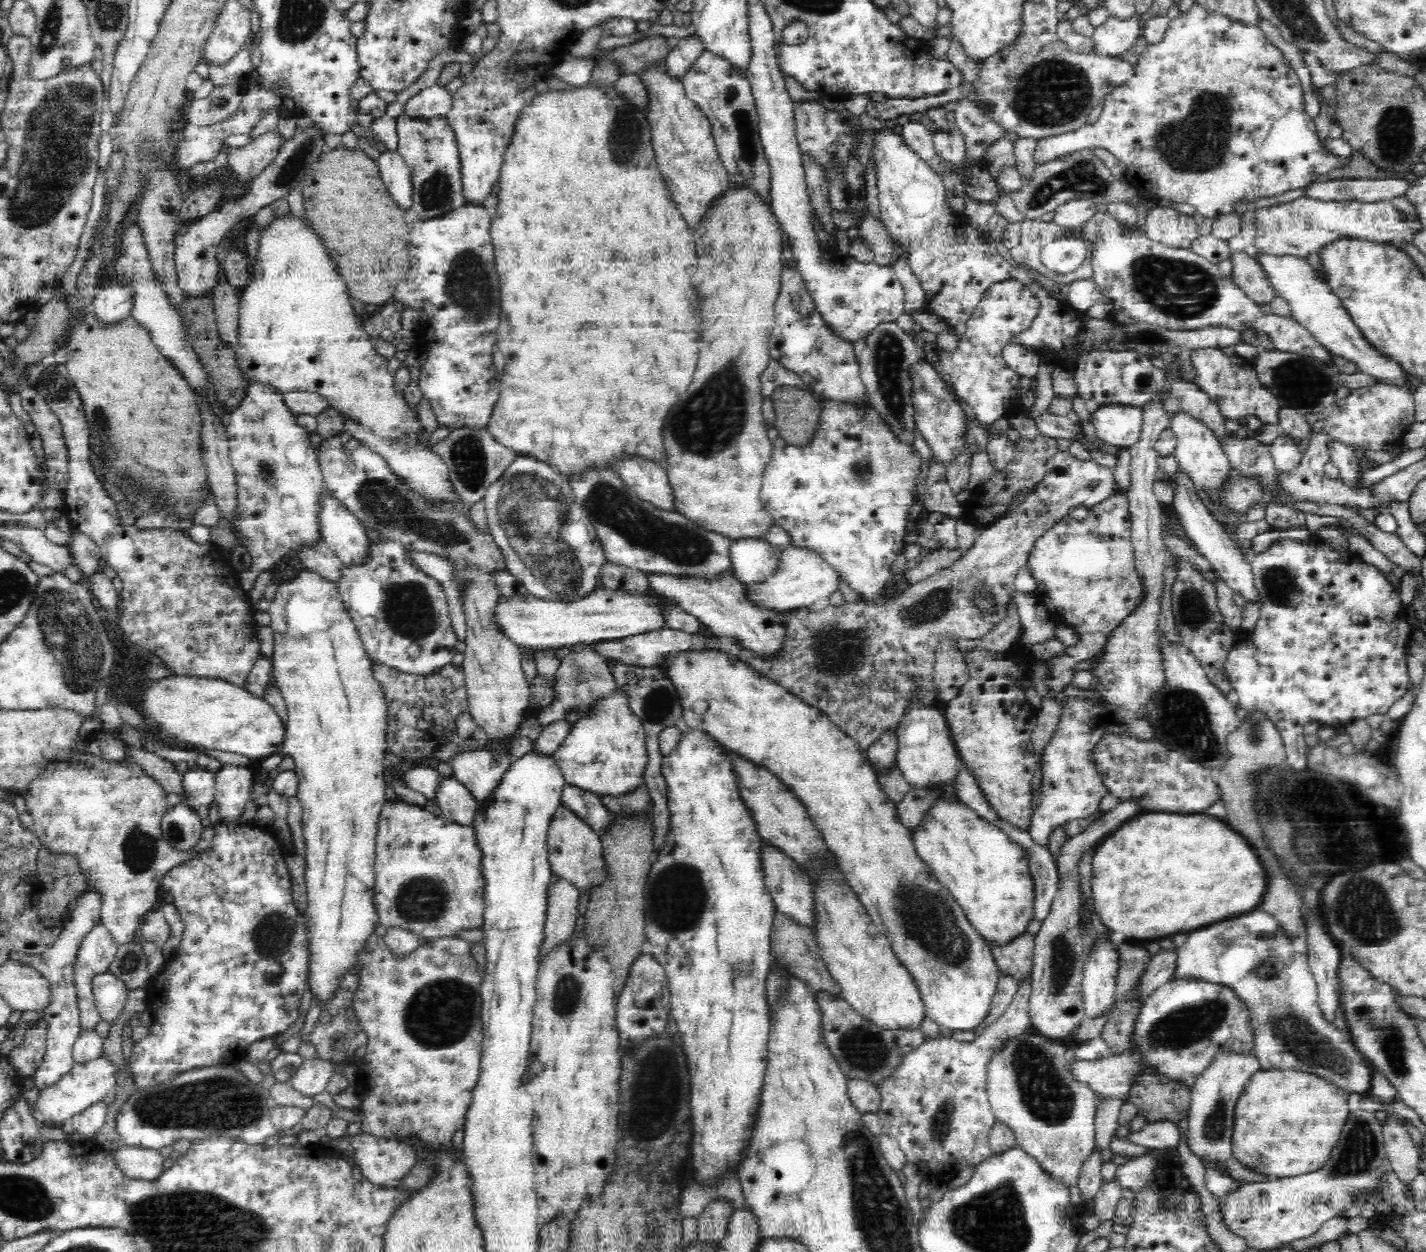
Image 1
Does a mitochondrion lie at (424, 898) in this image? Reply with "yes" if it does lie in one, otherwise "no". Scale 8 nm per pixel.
yes

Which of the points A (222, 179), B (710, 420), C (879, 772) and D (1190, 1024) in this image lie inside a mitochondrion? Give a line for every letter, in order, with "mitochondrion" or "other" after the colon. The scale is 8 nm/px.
A: other
B: mitochondrion
C: other
D: mitochondrion

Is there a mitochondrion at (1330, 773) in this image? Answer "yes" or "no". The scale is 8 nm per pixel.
no

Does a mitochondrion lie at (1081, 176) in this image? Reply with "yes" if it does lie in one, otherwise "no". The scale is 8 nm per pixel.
yes

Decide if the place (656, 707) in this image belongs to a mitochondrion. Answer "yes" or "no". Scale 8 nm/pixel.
yes

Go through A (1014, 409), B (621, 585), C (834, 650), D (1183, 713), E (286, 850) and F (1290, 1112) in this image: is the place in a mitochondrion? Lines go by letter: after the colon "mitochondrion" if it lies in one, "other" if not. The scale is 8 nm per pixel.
A: other
B: other
C: mitochondrion
D: mitochondrion
E: other
F: other

